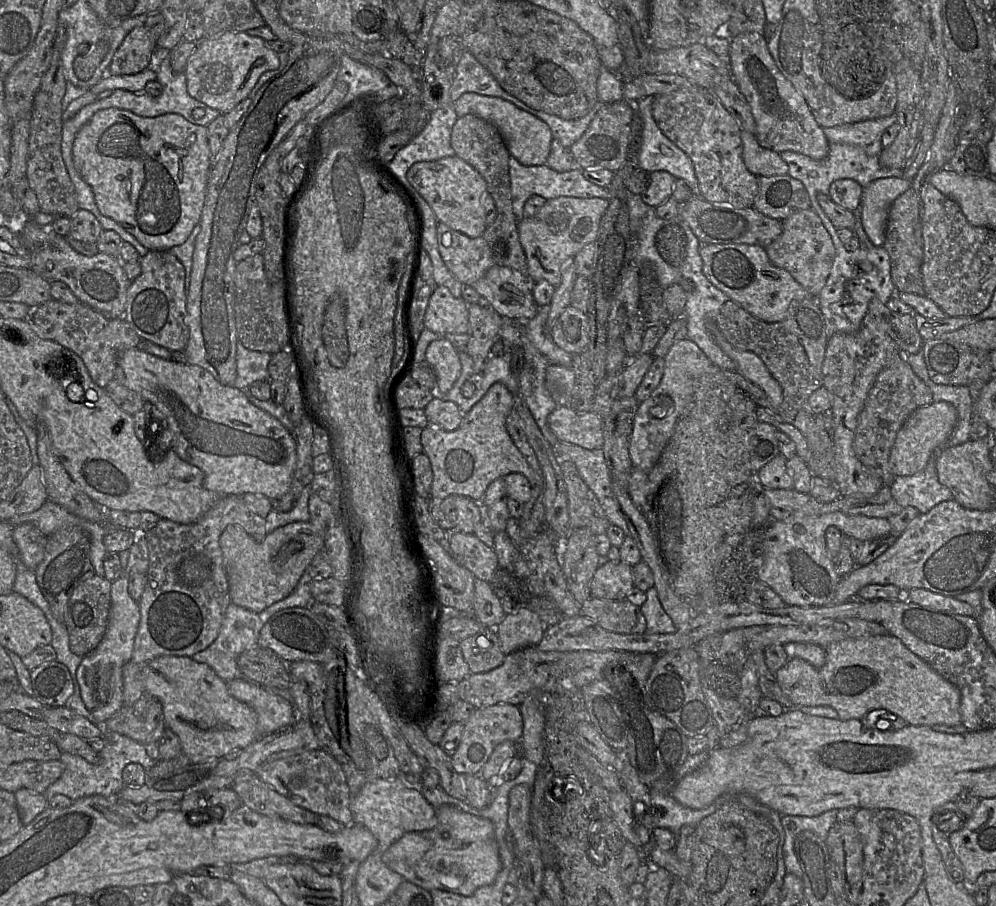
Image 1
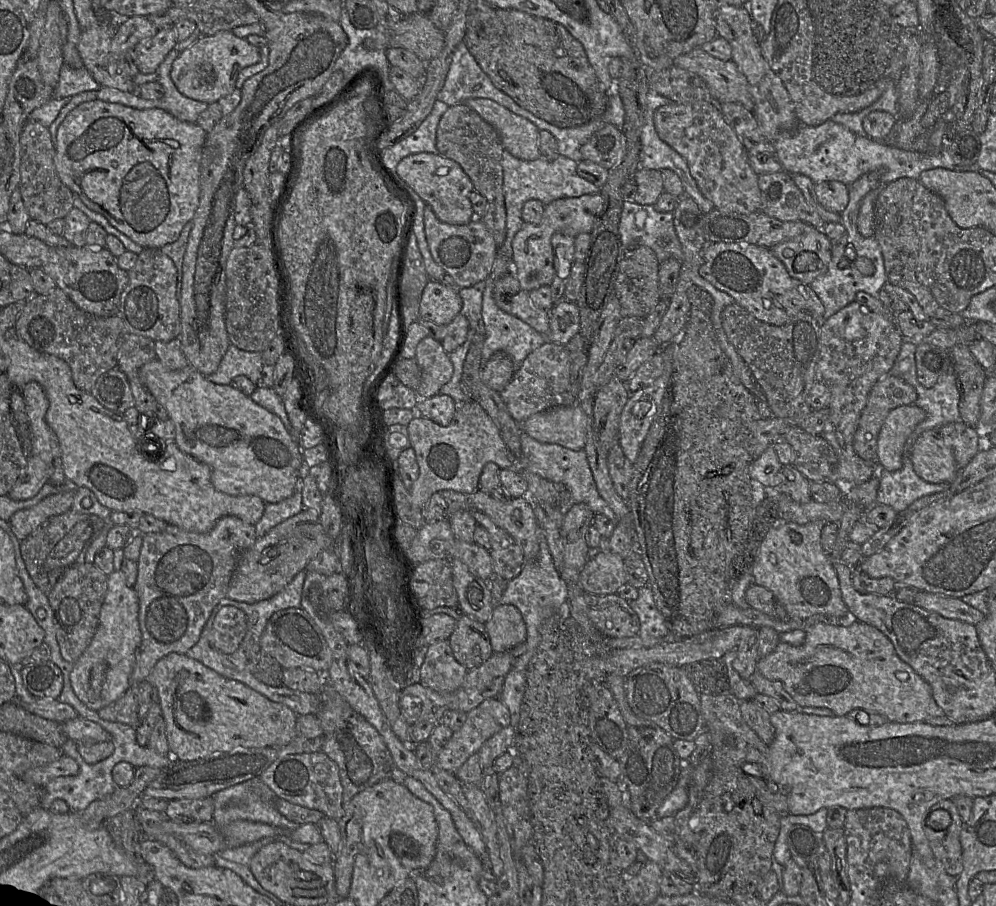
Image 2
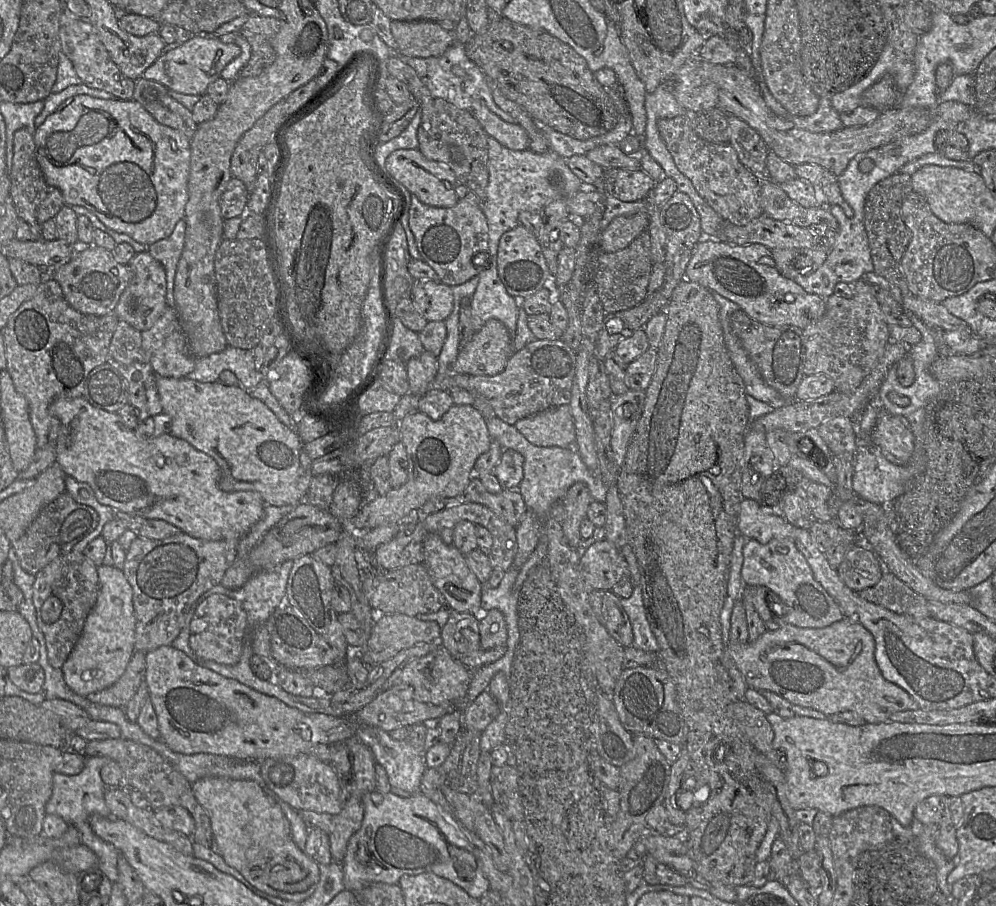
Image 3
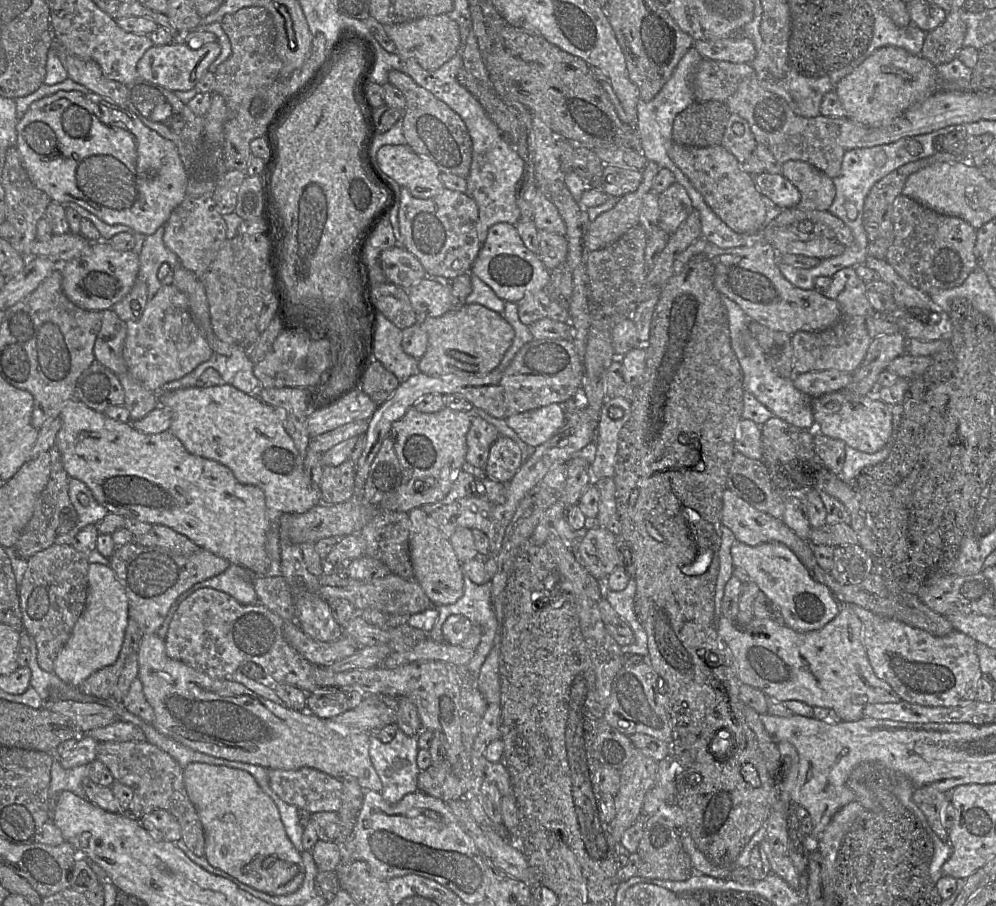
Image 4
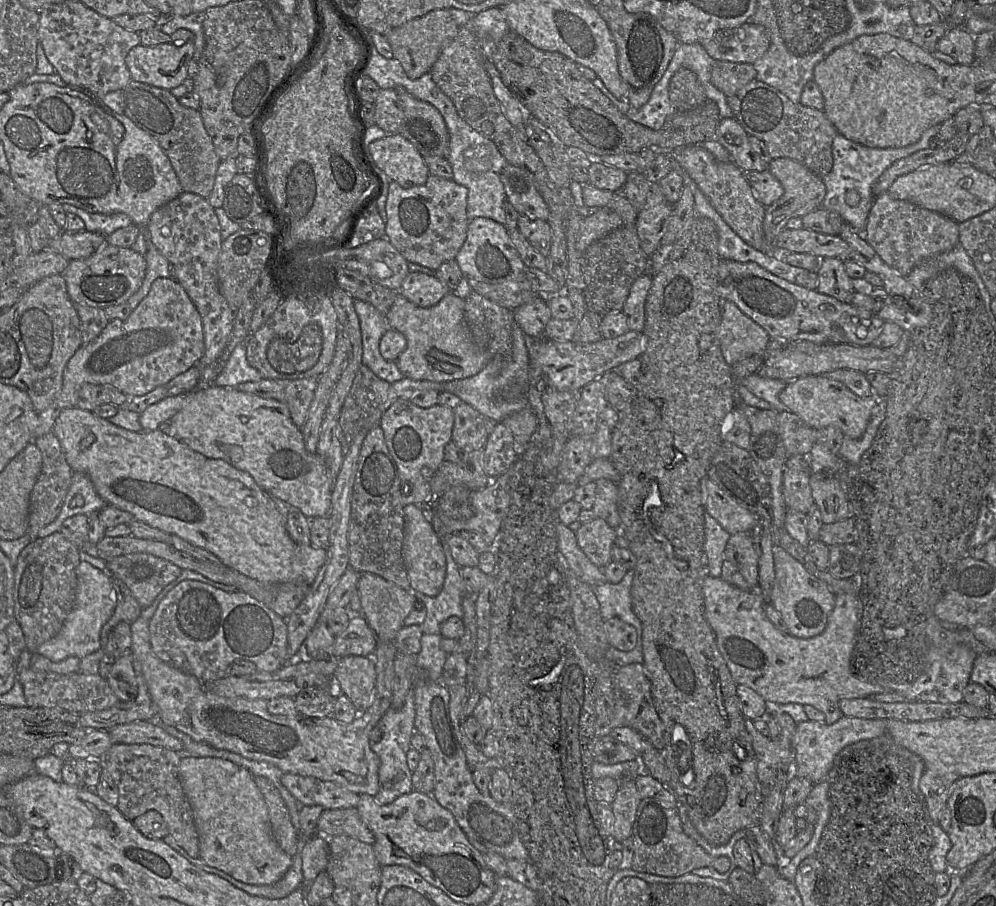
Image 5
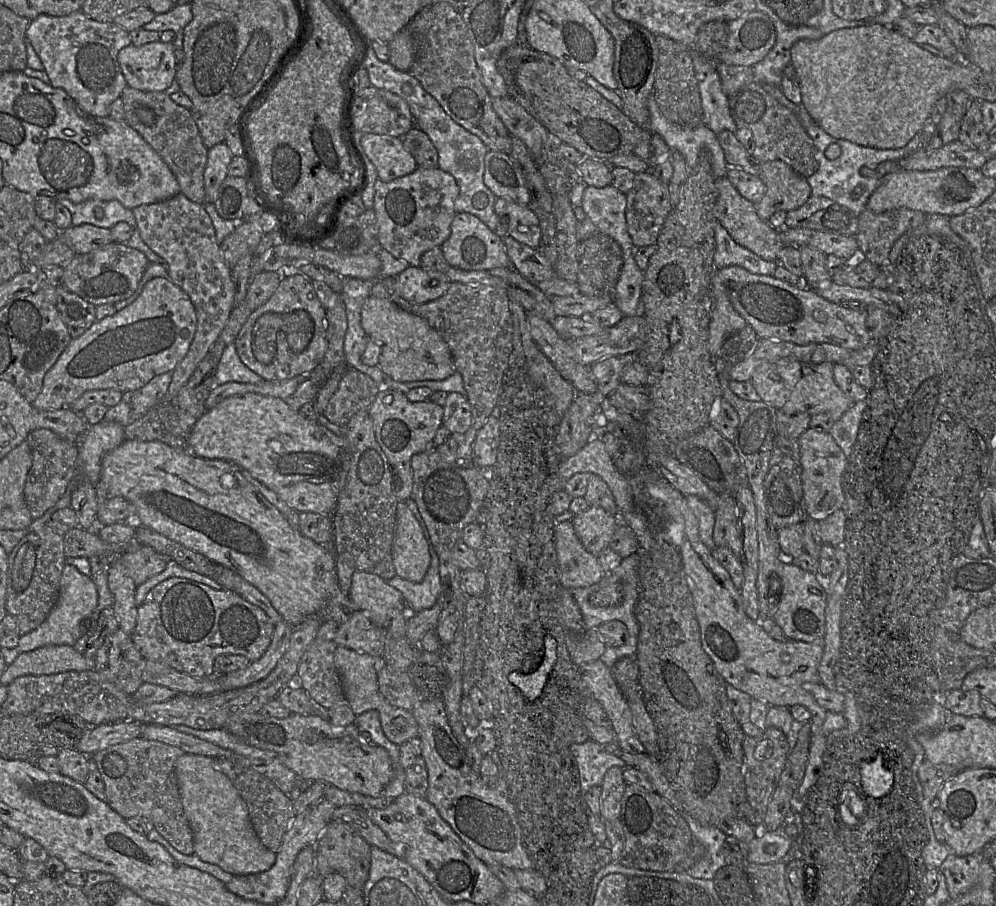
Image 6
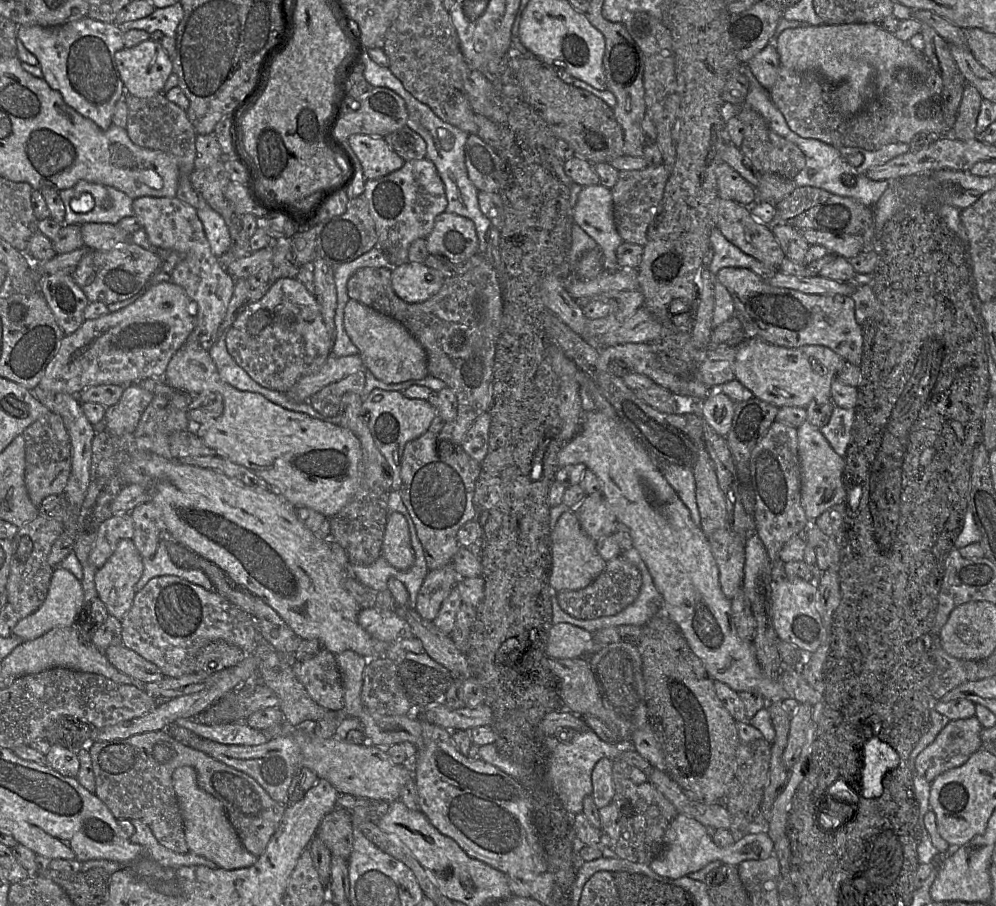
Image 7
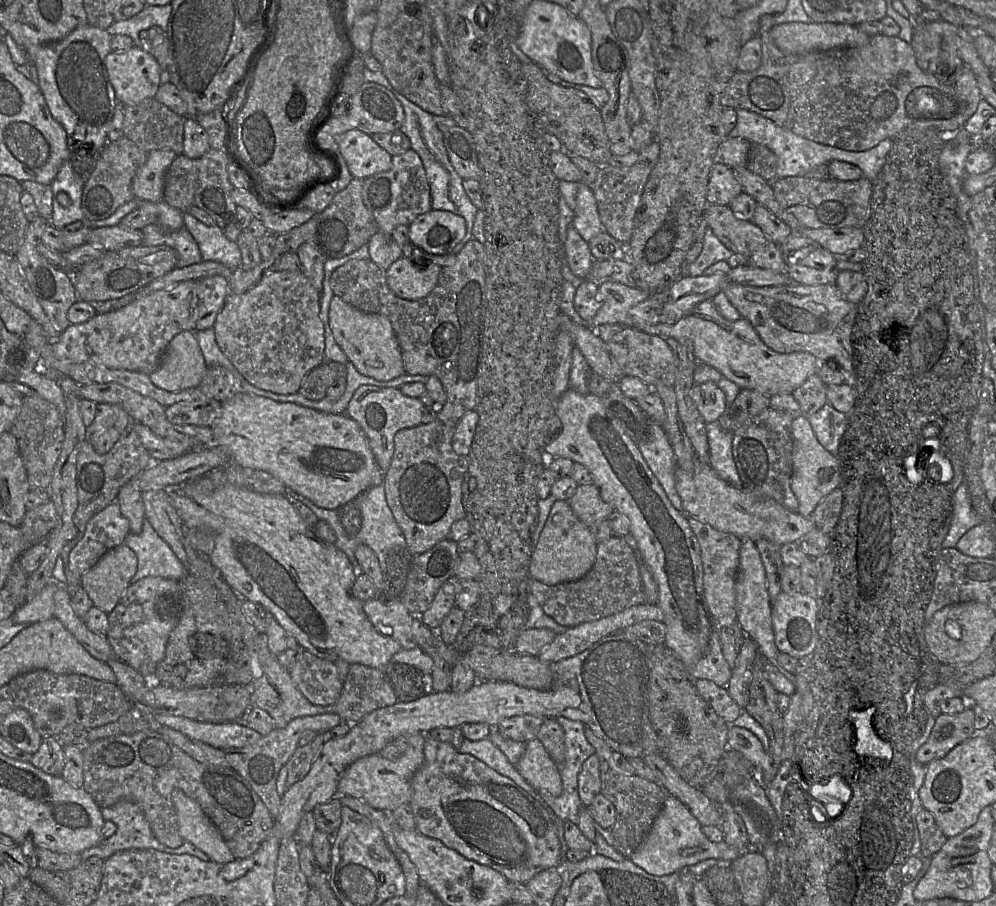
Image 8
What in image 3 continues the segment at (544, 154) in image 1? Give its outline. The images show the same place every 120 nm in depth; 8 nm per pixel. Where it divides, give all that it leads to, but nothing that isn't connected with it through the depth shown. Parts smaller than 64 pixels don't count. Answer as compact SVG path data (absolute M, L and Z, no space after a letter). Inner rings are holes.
M487 107L472 108L472 116L480 123L488 136L510 150L527 150L529 137L519 124L503 121Z

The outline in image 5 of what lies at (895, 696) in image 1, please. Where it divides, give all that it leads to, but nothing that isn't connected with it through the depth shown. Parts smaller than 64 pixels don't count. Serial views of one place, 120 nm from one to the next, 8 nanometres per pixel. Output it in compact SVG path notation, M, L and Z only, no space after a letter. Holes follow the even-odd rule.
M708 575L703 584L706 619L715 633L716 642L731 675L739 685L745 685L761 695L765 701L776 704L810 705L825 715L824 723L833 724L843 717L839 708L842 699L870 698L885 692L875 684L857 678L851 670L851 657L857 642L862 612L858 595L840 594L830 613L825 630L812 638L801 639L779 631L766 617L765 600L757 589L741 590L721 577Z

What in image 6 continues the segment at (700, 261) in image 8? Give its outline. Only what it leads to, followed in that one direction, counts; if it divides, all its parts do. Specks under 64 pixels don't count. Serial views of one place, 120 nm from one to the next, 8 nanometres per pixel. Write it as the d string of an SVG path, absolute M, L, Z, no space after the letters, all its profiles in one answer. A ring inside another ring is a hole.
M716 222L715 241L714 264L717 270L740 266L754 274L773 276L779 266L778 262L767 261L738 244L719 222Z

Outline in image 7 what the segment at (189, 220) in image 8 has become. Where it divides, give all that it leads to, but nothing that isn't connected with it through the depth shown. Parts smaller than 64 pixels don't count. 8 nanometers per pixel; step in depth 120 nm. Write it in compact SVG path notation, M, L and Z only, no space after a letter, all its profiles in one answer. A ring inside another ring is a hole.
M210 206L197 210L211 251L216 257L221 257L231 246L231 236L223 217Z

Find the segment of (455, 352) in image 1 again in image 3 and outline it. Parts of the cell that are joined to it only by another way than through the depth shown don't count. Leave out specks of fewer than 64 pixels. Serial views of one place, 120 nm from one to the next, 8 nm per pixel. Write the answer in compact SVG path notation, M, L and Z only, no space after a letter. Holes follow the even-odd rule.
M425 350L421 355L410 359L406 368L410 392L423 396L431 389L431 384L438 374L438 357Z

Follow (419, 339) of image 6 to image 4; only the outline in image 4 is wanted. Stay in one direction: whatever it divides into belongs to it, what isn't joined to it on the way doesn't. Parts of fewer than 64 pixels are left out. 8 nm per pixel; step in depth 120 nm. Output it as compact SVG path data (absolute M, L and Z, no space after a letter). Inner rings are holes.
M466 303L437 318L420 317L417 324L428 335L426 352L419 359L419 370L430 376L486 375L498 367L515 335L513 327L501 314L479 304Z

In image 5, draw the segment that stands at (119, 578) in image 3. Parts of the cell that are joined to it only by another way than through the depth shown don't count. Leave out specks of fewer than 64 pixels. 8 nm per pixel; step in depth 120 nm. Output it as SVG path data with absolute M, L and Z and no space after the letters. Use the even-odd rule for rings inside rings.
M81 561L77 567L76 575L77 593L73 610L67 616L60 632L37 649L38 654L53 662L59 662L68 657L81 659L99 650L101 630L112 617L116 607L116 595L111 575L108 572L103 572L89 563Z

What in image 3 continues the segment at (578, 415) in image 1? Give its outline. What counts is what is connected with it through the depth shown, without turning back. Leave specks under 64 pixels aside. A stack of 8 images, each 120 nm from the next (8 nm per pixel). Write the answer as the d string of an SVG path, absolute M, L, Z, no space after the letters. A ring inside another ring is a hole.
M569 404L522 418L514 425L535 446L576 448L575 426Z

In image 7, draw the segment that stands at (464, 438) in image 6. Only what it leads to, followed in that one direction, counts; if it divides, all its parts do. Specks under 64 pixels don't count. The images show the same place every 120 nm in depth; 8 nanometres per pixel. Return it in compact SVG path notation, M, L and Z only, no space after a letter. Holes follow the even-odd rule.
M484 259L478 266L464 274L445 278L436 295L427 301L415 304L406 303L396 295L392 287L391 270L387 268L365 267L357 270L348 280L347 292L350 299L400 322L425 349L428 376L445 382L446 386L455 393L458 401L457 417L451 422L446 422L438 434L438 451L441 453L448 451L447 447L441 449L441 441L461 445L476 419L488 412L491 405L495 349L501 333L503 315L501 284L495 269Z

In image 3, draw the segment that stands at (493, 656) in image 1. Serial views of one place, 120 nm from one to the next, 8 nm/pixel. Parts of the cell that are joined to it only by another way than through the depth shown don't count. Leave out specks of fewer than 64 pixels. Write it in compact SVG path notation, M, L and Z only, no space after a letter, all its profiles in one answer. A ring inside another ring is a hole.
M451 611L439 643L456 660L480 650L479 620L471 613Z

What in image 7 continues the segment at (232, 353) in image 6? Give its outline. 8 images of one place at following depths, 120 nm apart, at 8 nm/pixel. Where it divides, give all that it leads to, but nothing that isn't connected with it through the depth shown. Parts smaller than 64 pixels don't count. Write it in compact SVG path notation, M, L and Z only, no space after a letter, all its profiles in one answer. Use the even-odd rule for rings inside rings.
M225 335L208 345L210 356L217 368L220 378L240 391L256 392L260 394L260 386L244 369L242 369L229 354Z

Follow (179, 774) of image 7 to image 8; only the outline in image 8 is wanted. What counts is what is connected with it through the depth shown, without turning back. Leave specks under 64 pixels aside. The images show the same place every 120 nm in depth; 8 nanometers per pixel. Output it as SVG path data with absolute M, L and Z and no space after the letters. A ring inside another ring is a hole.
M179 789L173 791L172 800L179 834L184 841L193 844L215 863L226 864L236 860L220 832L196 801Z

